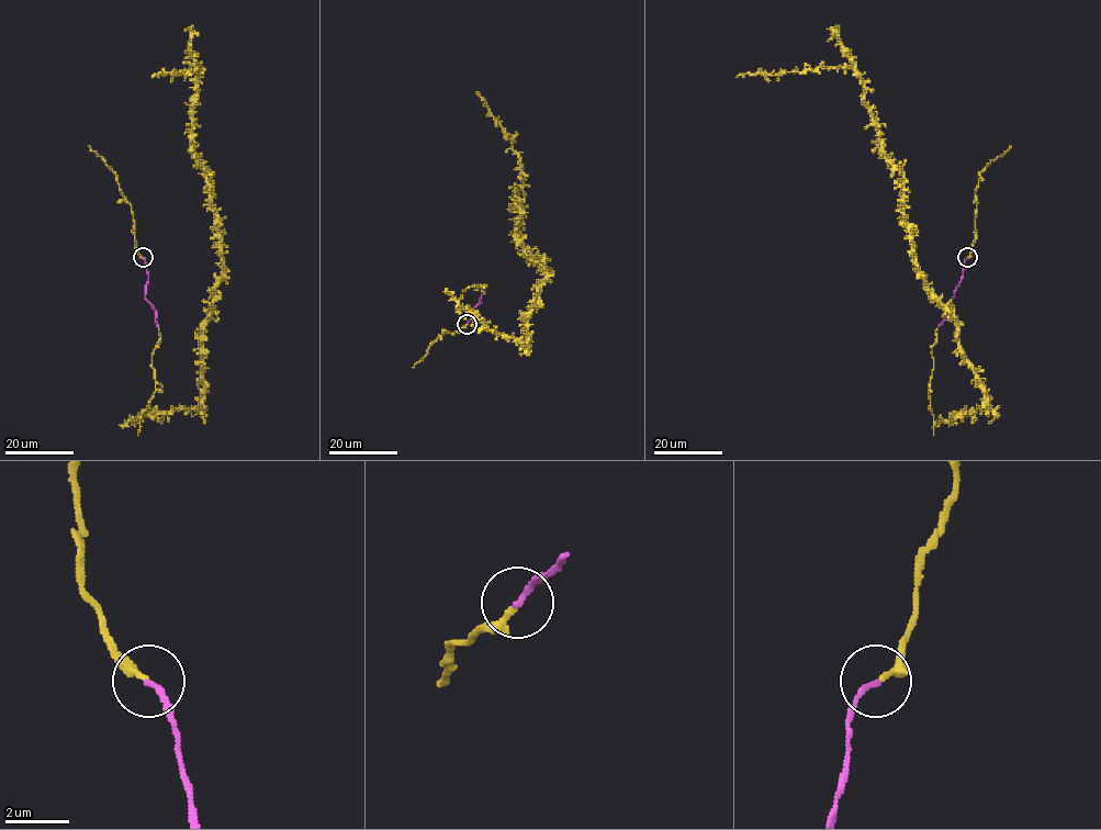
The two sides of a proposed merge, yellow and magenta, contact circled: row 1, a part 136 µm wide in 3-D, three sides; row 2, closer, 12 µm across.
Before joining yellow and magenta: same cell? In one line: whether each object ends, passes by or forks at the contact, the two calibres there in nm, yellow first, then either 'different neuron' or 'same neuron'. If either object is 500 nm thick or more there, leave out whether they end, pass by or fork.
yellow ends there; magenta ends there; 240 nm thick on the yellow side, 190 nm on the other; same neuron

